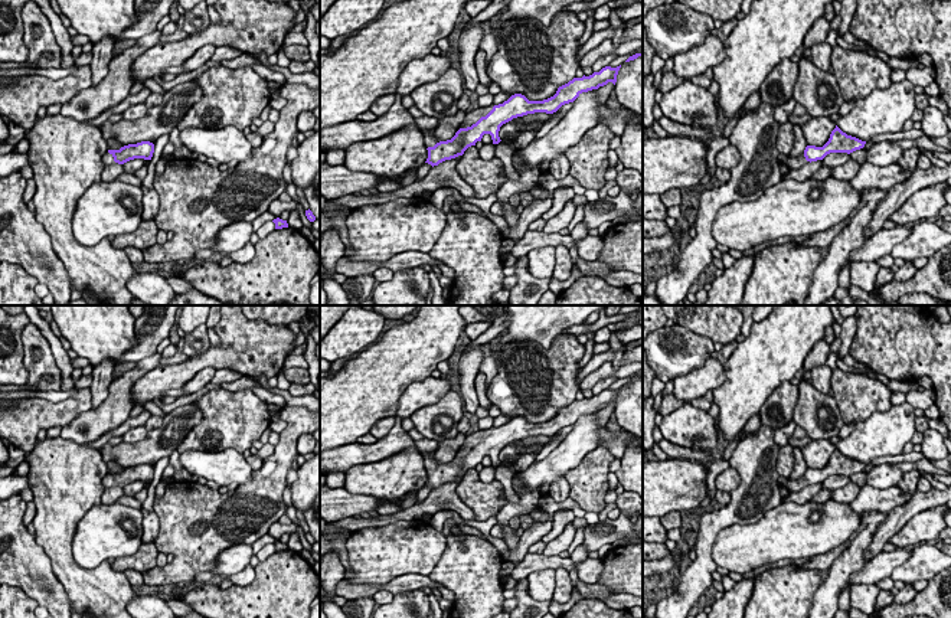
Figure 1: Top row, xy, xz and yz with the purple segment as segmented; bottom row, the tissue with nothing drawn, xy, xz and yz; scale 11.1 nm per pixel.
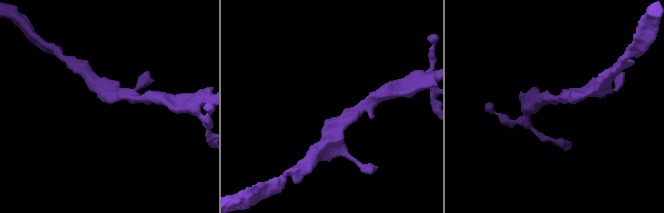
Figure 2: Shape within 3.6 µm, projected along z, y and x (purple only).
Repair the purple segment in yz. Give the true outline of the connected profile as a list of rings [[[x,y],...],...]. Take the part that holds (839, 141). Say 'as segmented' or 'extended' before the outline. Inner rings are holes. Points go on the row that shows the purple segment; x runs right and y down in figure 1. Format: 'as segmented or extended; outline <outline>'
extended; outline [[[837,125],[831,131],[829,141],[823,147],[807,145],[798,157],[778,154],[778,164],[785,164],[790,170],[803,167],[807,163],[823,160],[830,153],[853,153],[863,148],[866,141],[847,135]]]

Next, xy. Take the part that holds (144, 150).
extended; outline [[[141,141],[137,144],[124,145],[120,150],[108,150],[102,156],[102,163],[105,166],[111,166],[111,164],[124,164],[134,158],[151,160],[153,153],[154,144],[150,141]]]

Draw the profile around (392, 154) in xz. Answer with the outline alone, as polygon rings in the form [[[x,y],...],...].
[[[416,125],[403,127],[382,138],[350,144],[344,166],[360,173],[395,177],[425,164],[428,150]]]

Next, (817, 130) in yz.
[[[811,117],[807,122],[801,125],[801,131],[807,145],[823,147],[831,131],[836,128],[836,122],[830,117]]]

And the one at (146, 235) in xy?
[[[143,220],[134,232],[117,235],[111,245],[115,249],[125,249],[127,246],[134,246],[140,251],[144,251],[146,248],[157,243],[157,232],[158,228],[154,220]]]

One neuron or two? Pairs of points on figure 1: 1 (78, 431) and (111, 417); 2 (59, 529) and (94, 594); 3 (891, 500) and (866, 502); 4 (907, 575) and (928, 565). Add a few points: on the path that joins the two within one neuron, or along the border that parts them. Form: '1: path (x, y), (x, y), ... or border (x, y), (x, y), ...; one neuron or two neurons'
1: path (87, 427), (103, 419); one neuron
2: path (59, 545), (62, 562), (78, 578); one neuron
3: path (885, 500), (872, 500); one neuron
4: path (912, 569), (922, 565); one neuron

